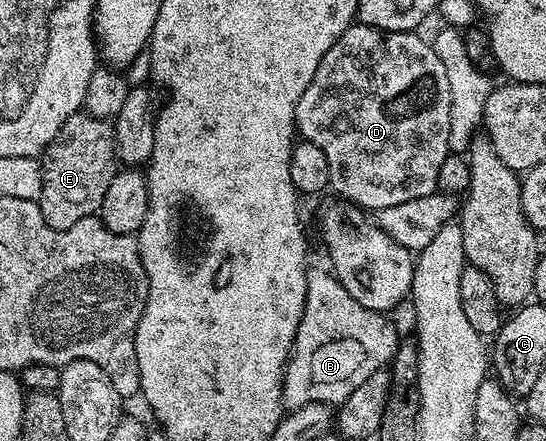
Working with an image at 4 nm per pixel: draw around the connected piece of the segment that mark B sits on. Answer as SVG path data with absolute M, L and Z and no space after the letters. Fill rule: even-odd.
M310 269L307 273L307 300L283 380L283 403L289 410L303 408L303 404L308 402L344 402L351 392L355 392L355 388L359 388L359 384L366 382L377 370L390 365L399 343L396 328L385 319L388 317L382 311L363 308L363 304L359 304L359 300L355 300L355 296L343 288L336 274L325 270Z

